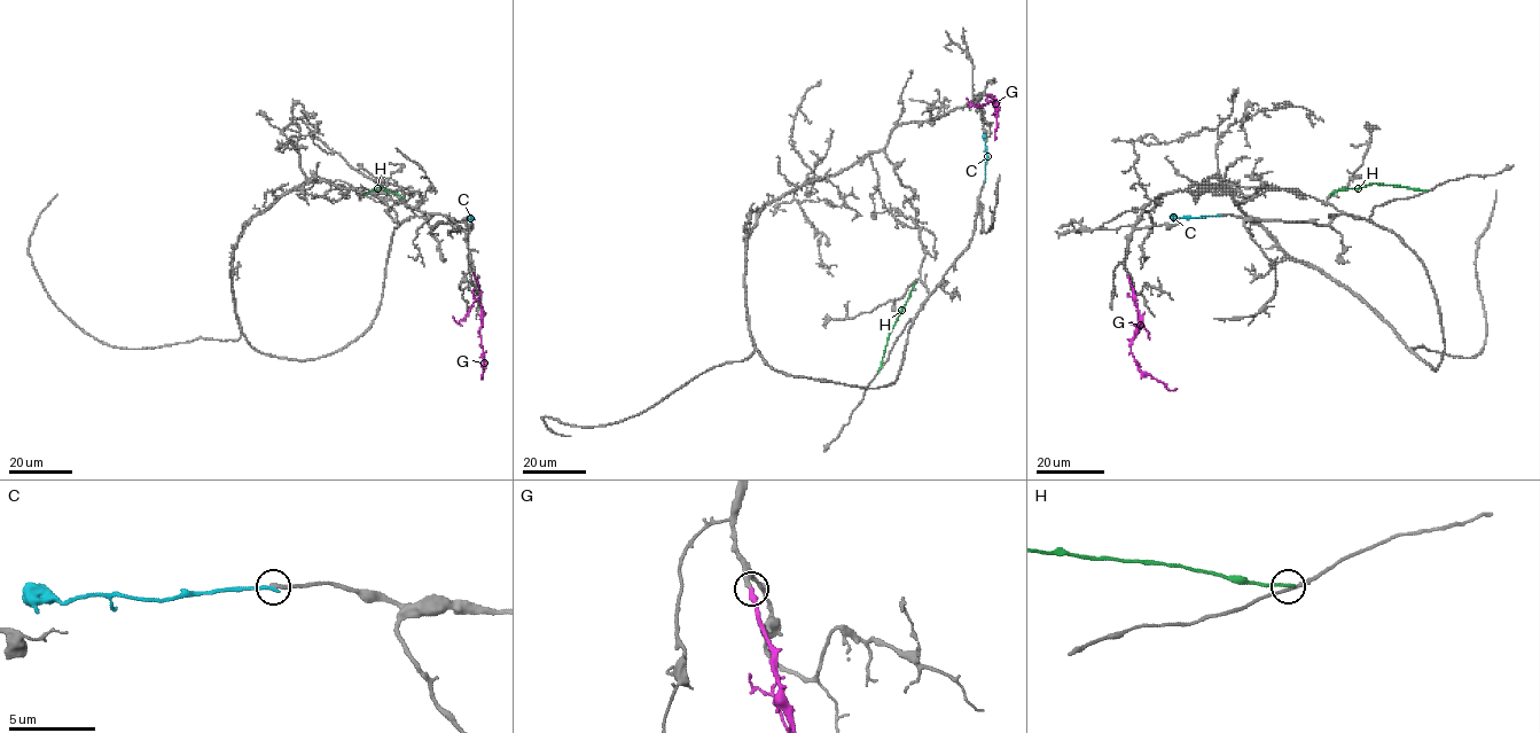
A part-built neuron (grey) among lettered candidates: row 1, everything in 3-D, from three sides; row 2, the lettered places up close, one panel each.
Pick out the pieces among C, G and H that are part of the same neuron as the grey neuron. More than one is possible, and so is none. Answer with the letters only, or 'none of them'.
G

